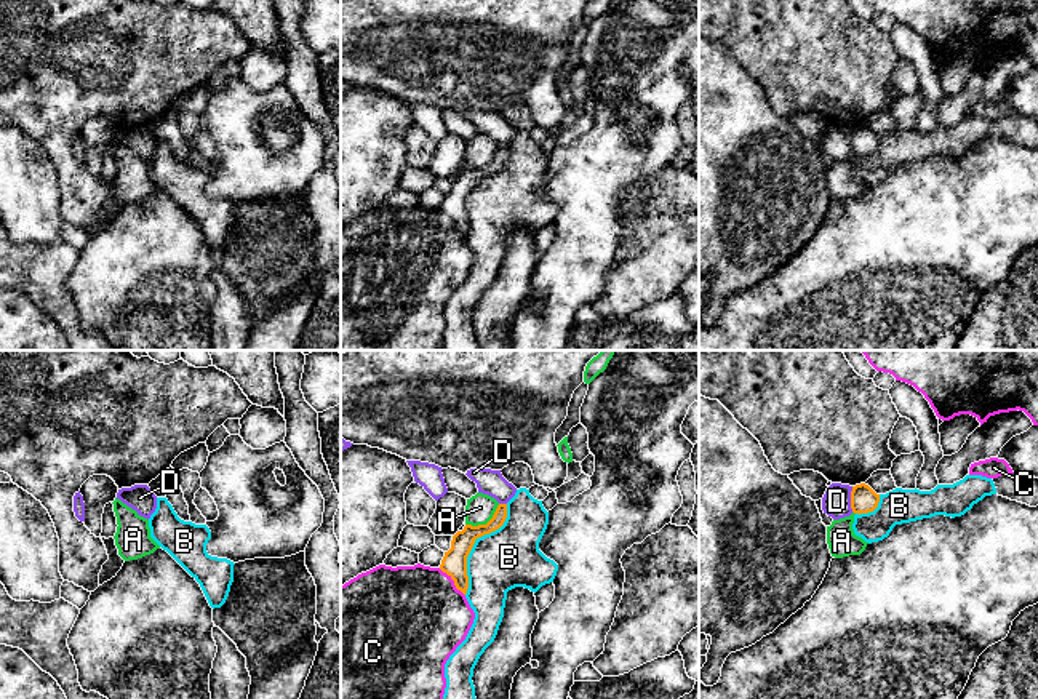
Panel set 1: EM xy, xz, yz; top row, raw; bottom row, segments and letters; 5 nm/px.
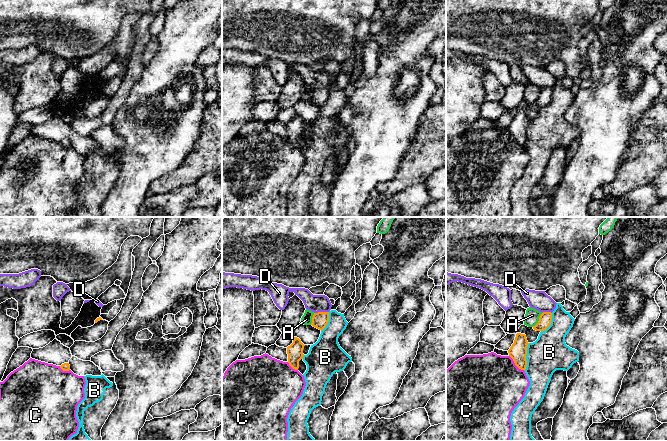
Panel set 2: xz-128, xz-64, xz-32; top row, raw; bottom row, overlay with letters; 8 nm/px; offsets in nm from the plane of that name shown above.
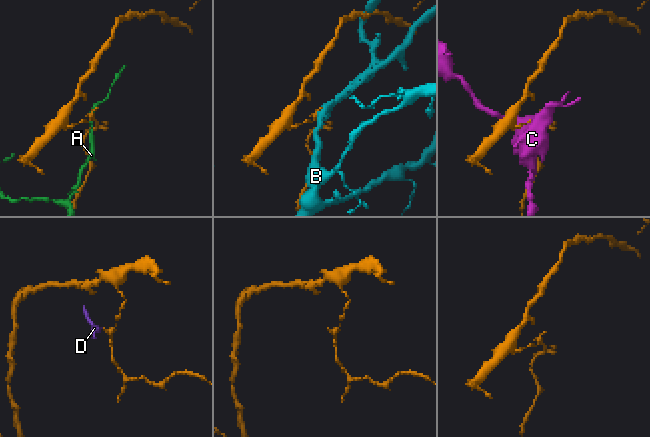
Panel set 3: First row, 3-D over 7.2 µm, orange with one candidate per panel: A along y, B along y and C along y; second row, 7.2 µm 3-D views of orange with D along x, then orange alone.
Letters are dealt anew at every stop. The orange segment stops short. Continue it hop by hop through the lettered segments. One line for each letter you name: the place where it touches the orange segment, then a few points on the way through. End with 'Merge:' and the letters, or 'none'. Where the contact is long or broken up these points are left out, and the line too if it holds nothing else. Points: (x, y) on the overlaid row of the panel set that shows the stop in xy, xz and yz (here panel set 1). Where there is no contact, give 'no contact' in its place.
Merge: none

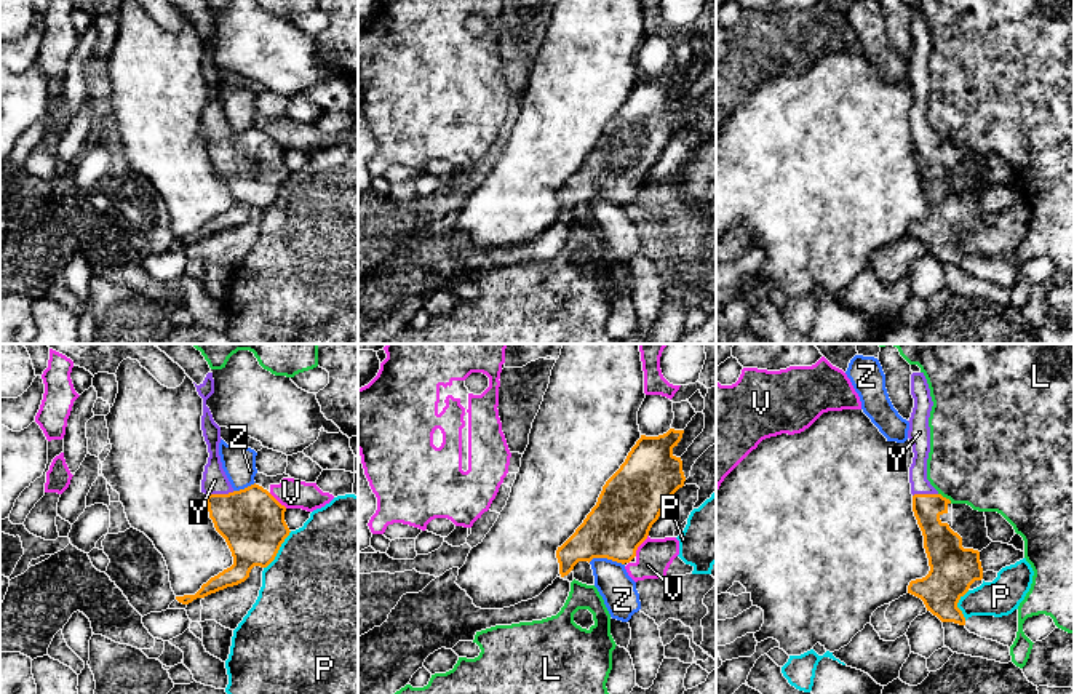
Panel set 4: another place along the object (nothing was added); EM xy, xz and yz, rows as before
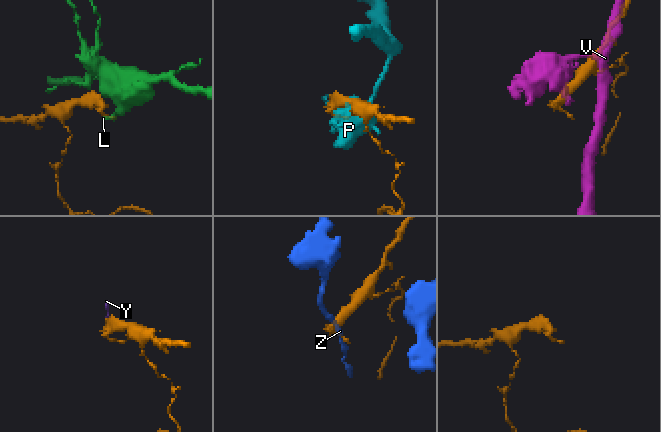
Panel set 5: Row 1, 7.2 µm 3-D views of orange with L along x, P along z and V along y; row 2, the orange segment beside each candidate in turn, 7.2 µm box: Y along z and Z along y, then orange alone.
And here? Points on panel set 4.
Y: contact xy (219, 494); way xy (251, 520), (243, 518), (219, 494), (214, 480)
Merge: Y

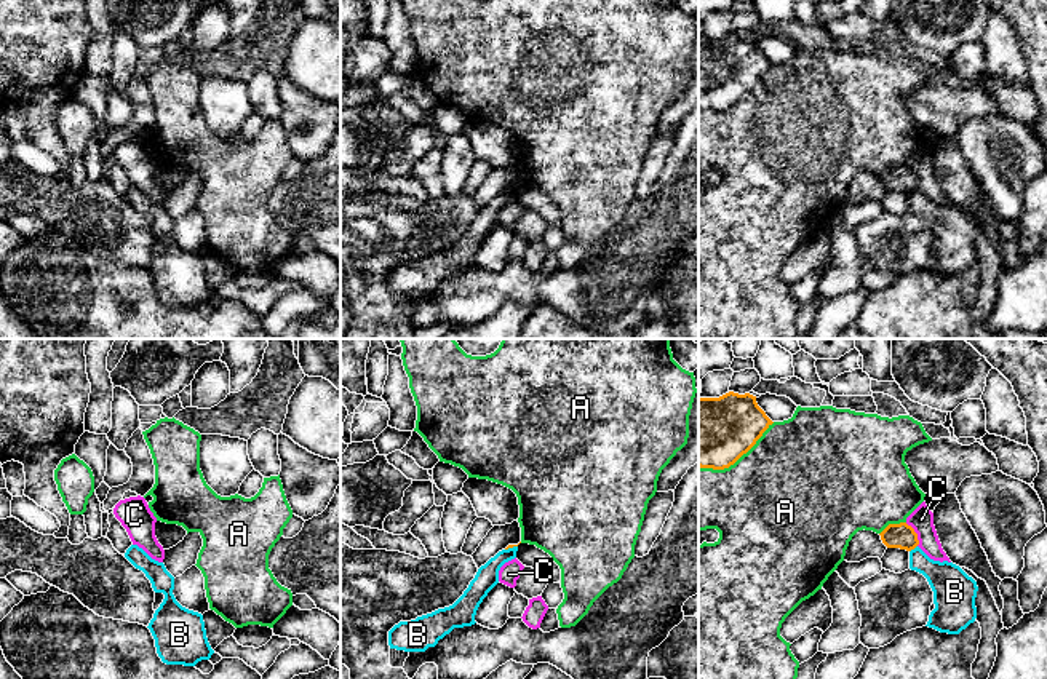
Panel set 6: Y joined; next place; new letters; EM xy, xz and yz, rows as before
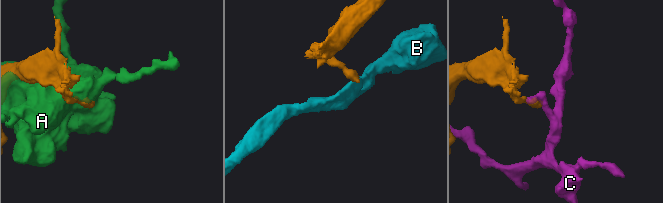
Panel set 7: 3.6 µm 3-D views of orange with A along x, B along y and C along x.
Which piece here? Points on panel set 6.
Merge: none

